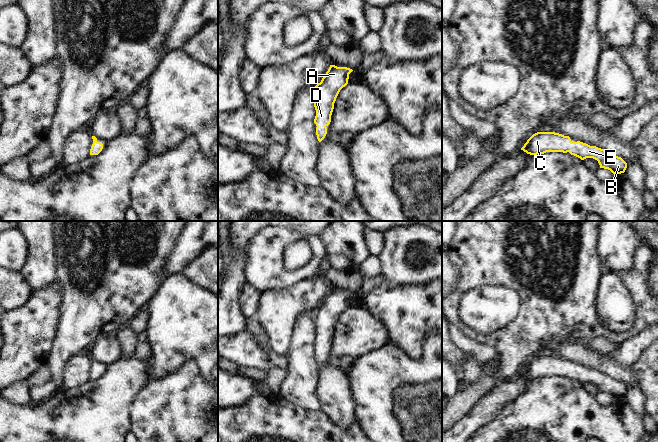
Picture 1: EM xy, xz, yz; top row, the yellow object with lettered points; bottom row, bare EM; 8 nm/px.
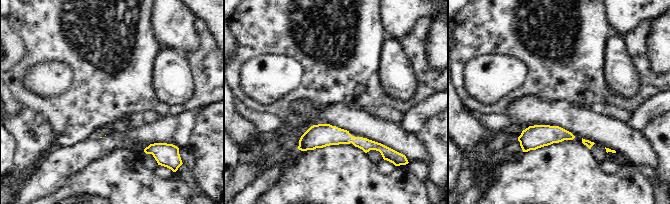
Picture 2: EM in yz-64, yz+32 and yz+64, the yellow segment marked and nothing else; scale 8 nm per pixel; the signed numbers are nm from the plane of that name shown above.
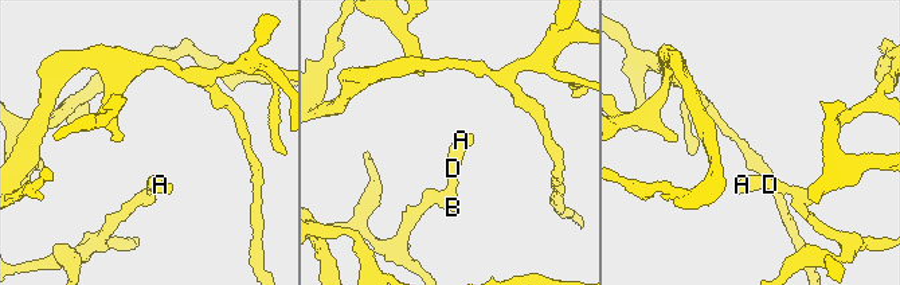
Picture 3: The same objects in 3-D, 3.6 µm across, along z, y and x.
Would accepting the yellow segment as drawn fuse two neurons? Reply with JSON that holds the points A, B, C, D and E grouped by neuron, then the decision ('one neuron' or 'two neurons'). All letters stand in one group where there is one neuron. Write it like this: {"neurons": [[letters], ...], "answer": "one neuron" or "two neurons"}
{"neurons": [["A", "B", "C", "D", "E"]], "answer": "one neuron"}

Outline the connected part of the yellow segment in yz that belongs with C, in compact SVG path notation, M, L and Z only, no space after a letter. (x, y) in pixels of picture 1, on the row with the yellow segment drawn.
M537 132L533 134L521 150L530 155L546 152L569 152L581 160L593 158L598 161L600 168L608 169L614 175L624 173L627 168L627 163L621 157L580 141L572 142L569 136L555 132Z

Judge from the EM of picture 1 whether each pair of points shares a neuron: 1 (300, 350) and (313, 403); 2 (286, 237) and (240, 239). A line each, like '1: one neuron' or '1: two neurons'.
1: one neuron
2: two neurons

